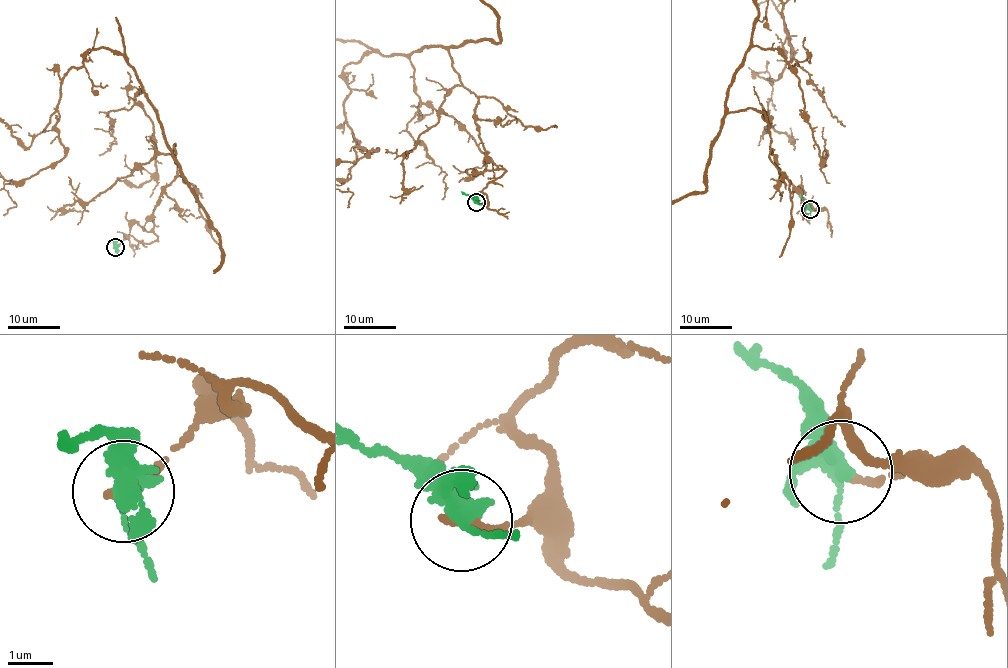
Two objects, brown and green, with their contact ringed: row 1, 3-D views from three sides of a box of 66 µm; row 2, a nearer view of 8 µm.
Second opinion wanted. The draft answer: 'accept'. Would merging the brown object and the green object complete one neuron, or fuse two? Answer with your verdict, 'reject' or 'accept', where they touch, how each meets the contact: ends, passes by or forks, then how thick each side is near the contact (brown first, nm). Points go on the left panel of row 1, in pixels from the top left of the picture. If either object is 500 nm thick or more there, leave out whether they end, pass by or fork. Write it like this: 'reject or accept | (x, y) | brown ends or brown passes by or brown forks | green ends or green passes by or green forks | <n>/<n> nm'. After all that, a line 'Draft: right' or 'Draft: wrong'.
reject | (115, 247) | brown ends | green forks | 150/300 nm
Draft: wrong

